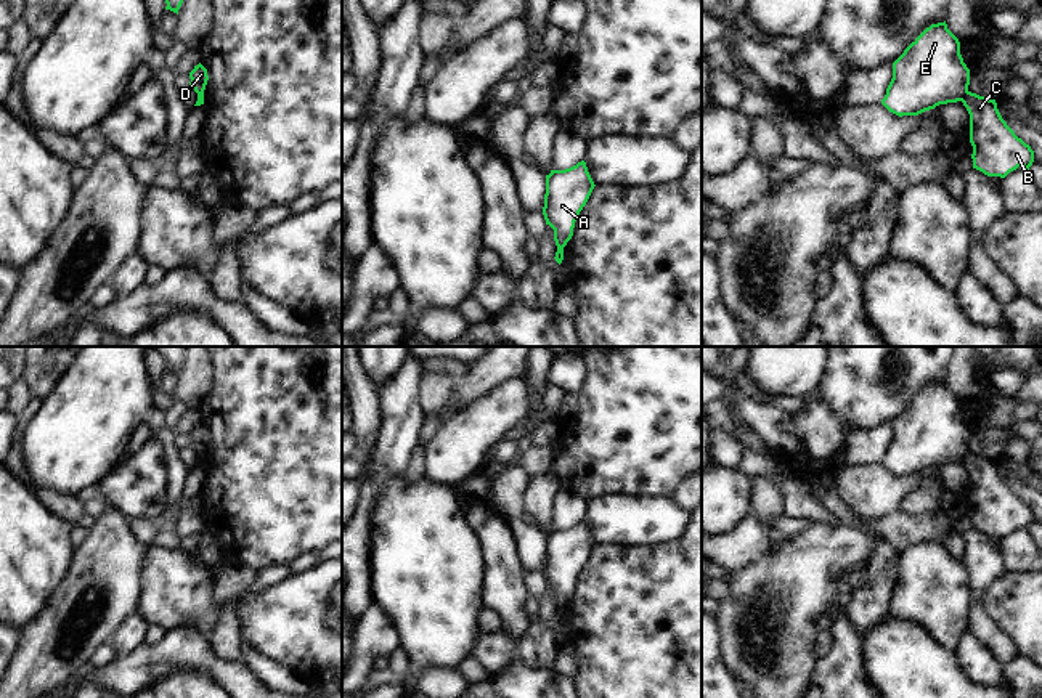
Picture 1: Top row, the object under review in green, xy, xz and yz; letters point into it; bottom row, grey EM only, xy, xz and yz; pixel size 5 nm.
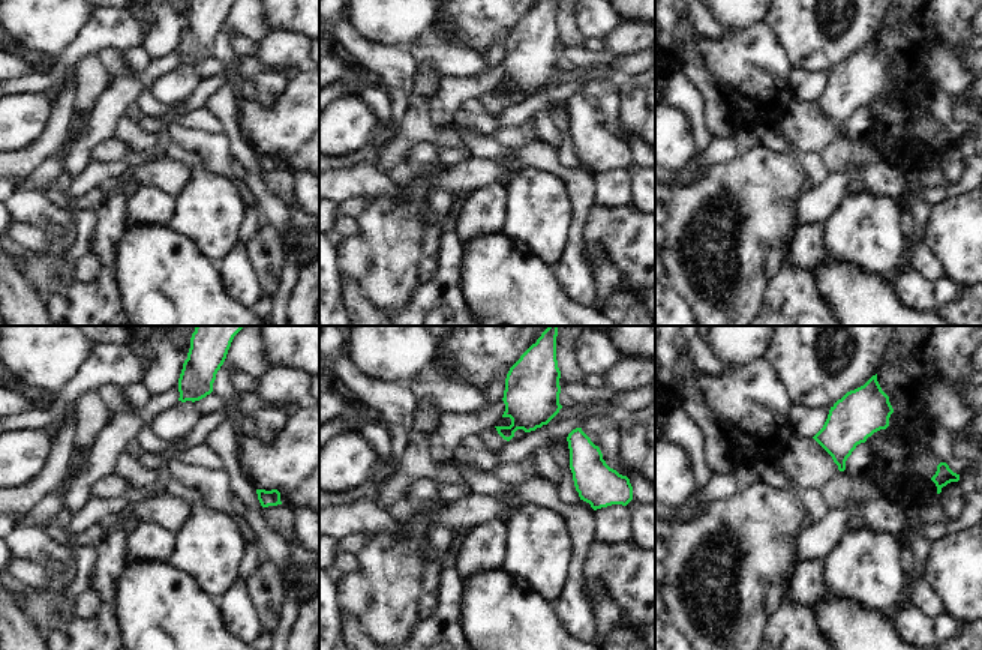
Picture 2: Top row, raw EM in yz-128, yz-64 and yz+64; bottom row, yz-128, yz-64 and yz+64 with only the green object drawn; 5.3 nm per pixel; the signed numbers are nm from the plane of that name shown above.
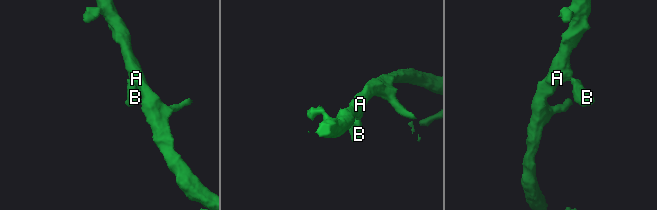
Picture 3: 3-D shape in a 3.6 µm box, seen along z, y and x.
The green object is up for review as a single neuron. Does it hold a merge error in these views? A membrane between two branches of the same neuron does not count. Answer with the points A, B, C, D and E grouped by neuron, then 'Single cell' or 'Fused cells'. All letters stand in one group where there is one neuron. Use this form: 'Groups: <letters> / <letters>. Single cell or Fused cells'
Groups: A D E / B C. Fused cells.

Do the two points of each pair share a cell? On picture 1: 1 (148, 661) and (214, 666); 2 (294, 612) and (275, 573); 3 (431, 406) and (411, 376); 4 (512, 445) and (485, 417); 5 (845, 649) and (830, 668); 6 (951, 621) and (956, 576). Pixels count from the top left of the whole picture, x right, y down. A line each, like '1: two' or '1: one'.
1: one
2: two
3: two
4: two
5: one
6: one

